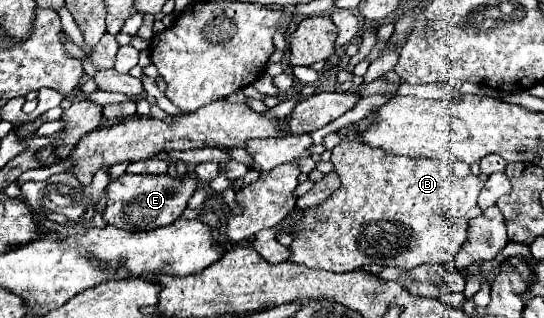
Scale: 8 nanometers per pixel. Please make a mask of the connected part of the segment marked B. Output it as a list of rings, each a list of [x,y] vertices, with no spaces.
[[[372,110],[334,146],[330,162],[342,178],[342,188],[320,208],[304,212],[304,230],[294,234],[290,246],[292,262],[328,272],[352,272],[366,264],[414,268],[420,264],[446,264],[468,240],[468,222],[482,214],[476,198],[484,181],[471,172],[466,162],[394,156],[382,148],[366,146],[362,134],[374,118],[376,112]]]

